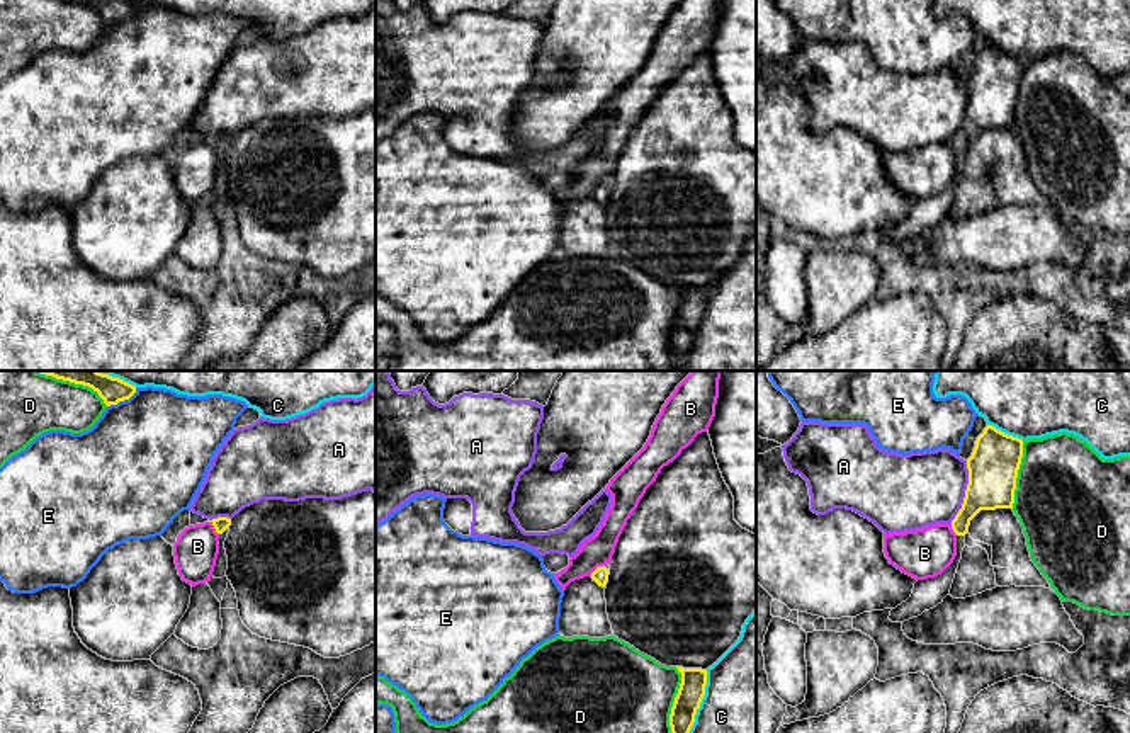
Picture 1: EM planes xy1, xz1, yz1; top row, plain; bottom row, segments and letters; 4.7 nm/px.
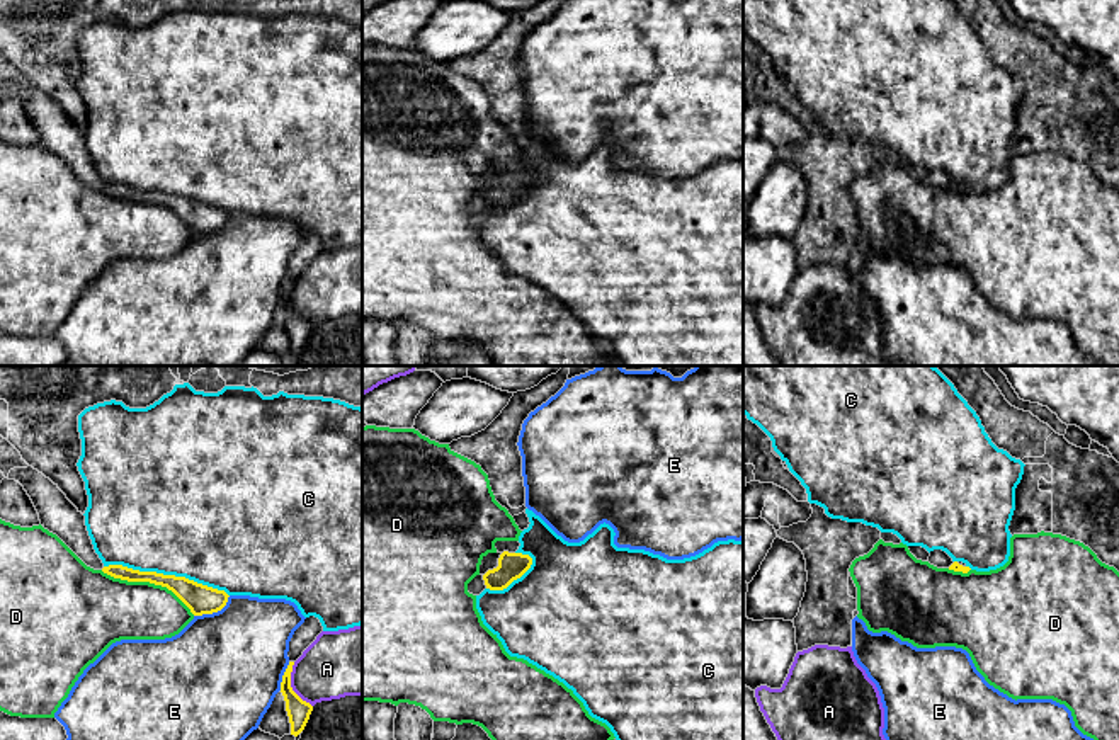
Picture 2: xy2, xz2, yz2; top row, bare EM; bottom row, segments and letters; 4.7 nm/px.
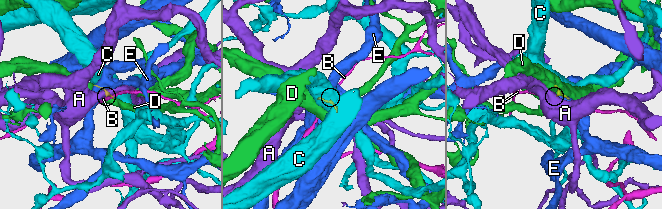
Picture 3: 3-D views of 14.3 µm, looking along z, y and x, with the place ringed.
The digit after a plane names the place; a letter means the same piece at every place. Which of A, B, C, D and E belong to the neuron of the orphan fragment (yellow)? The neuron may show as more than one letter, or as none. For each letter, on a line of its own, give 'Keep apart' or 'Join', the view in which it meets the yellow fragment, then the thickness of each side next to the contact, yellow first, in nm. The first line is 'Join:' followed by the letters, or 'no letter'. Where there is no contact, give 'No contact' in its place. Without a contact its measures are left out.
Join: no letter
A: Keep apart. Touches yellow in yz1. Thickness 240 nm (yellow) against 360 nm
B: Keep apart. Touches yellow in xz1. Thickness 80 nm (yellow) against 140 nm
C: Keep apart. Touches yellow in xy2. Thickness 140 nm (yellow) against 480 nm
D: Keep apart. Touches yellow in xy2. Thickness 140 nm (yellow) against 320 nm
E: Keep apart. Touches yellow in xy2. Thickness 140 nm (yellow) against 480 nm

